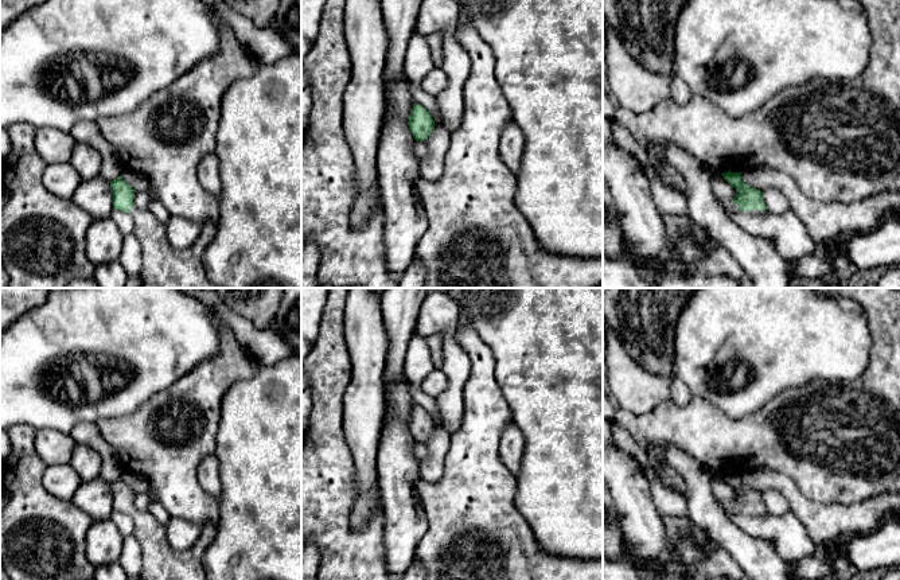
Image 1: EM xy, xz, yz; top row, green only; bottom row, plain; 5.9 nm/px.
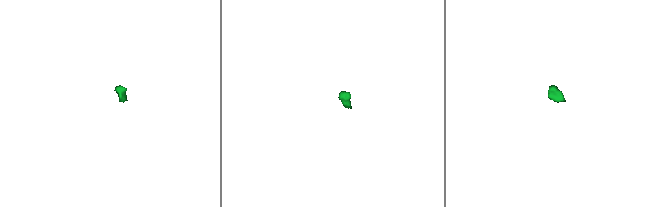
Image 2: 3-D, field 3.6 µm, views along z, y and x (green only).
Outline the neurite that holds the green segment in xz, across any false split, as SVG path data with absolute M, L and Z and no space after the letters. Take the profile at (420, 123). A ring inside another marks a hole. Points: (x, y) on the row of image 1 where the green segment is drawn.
M420 104L413 105L408 125L414 140L424 143L436 126L432 114Z

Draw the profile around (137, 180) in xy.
M124 168L121 176L135 191L145 192L149 186L147 176L140 171Z

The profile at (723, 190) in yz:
M720 172L710 174L710 184L716 198L721 202L733 201L736 196L736 188L732 187Z

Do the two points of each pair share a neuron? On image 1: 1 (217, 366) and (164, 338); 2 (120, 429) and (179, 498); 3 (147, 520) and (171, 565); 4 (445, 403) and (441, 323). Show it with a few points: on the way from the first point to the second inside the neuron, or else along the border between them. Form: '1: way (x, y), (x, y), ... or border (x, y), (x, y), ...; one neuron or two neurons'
1: border (221, 331), (219, 351), (201, 361), (180, 378); two neurons
2: way (137, 447), (171, 481); one neuron
3: way (148, 530), (160, 555); one neuron
4: way (455, 382), (455, 358), (448, 343); one neuron

